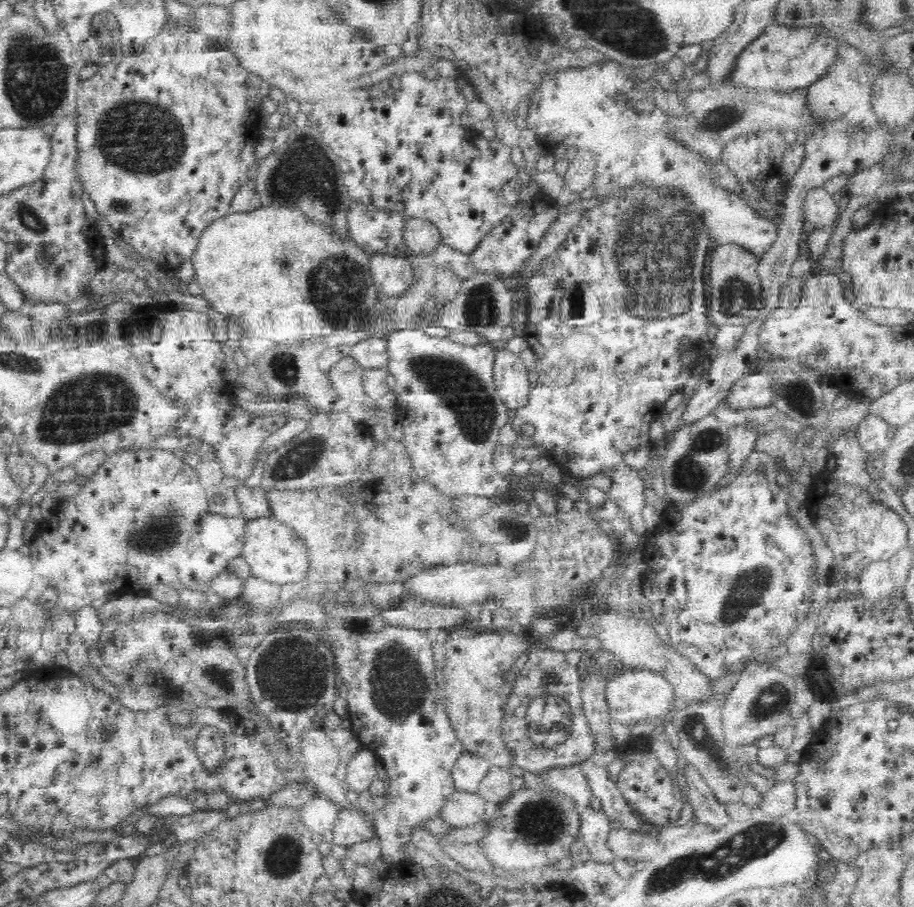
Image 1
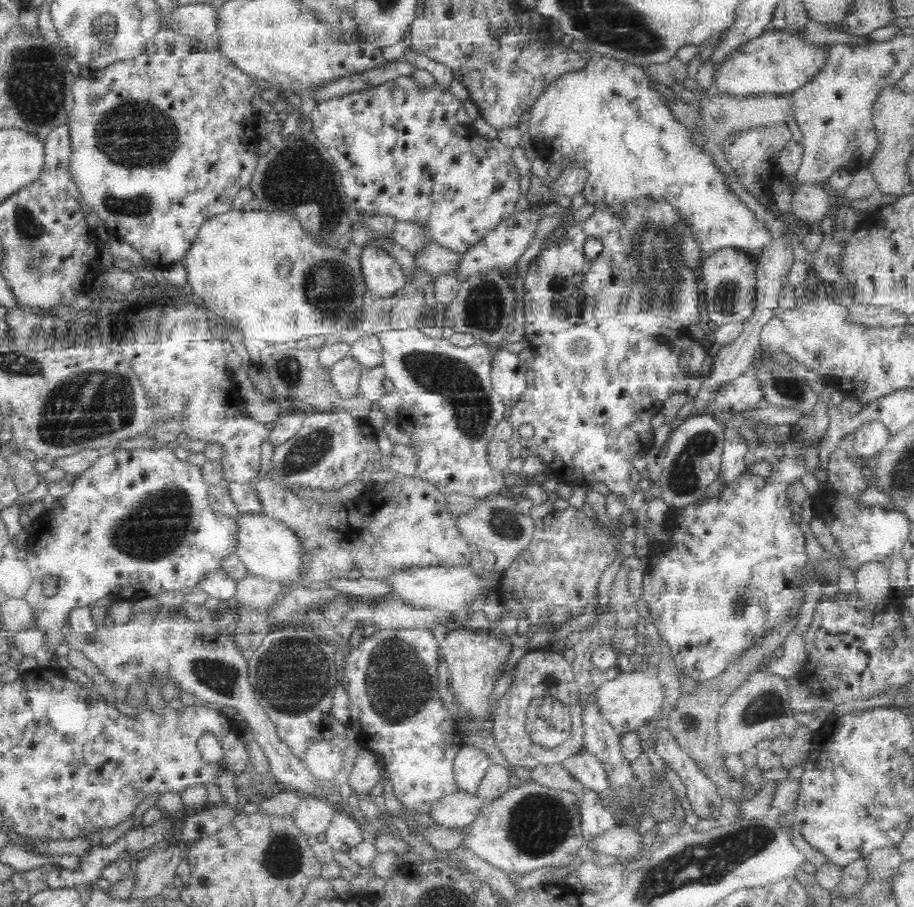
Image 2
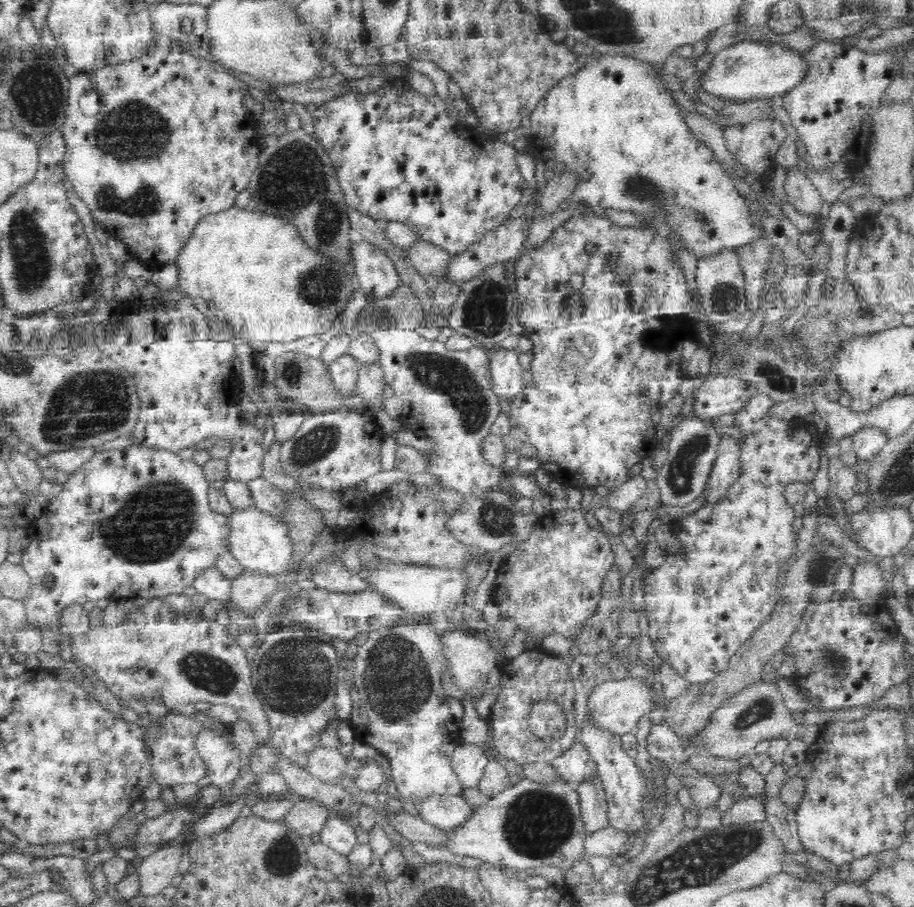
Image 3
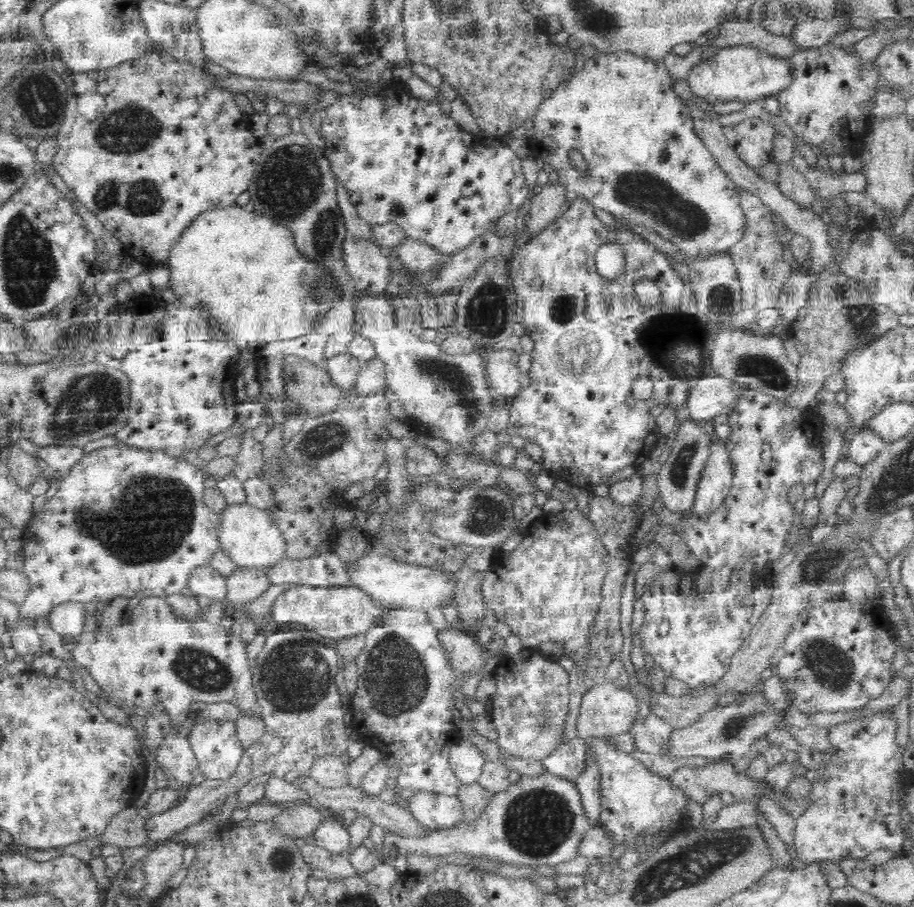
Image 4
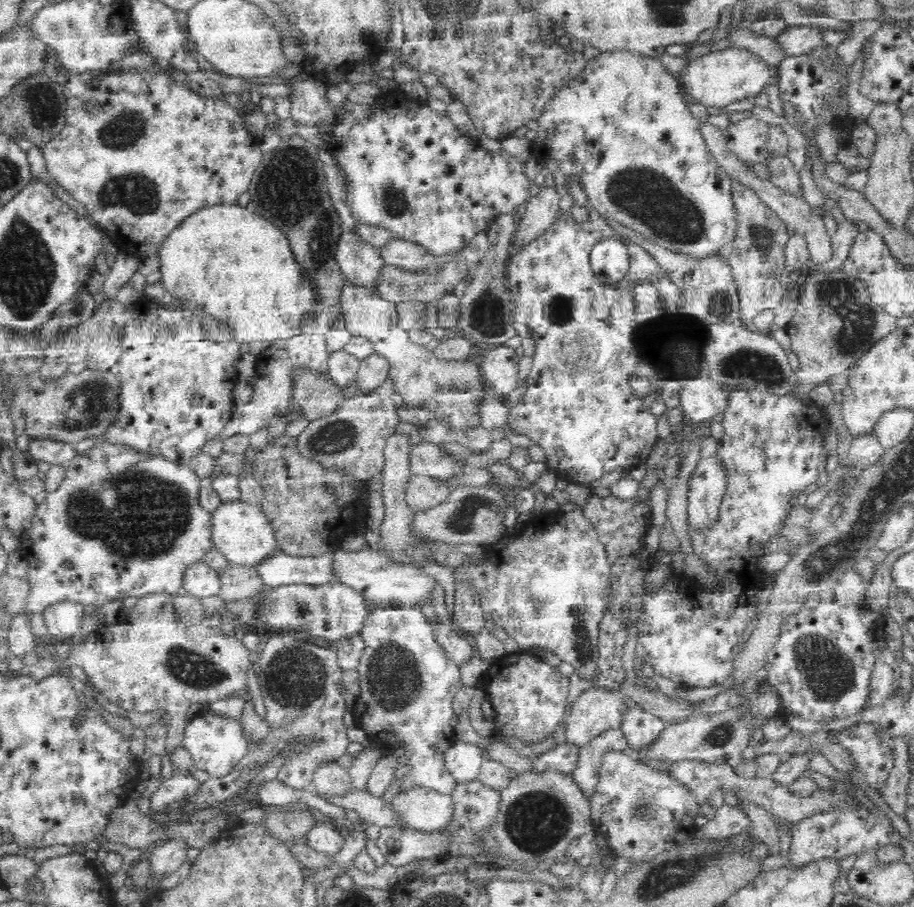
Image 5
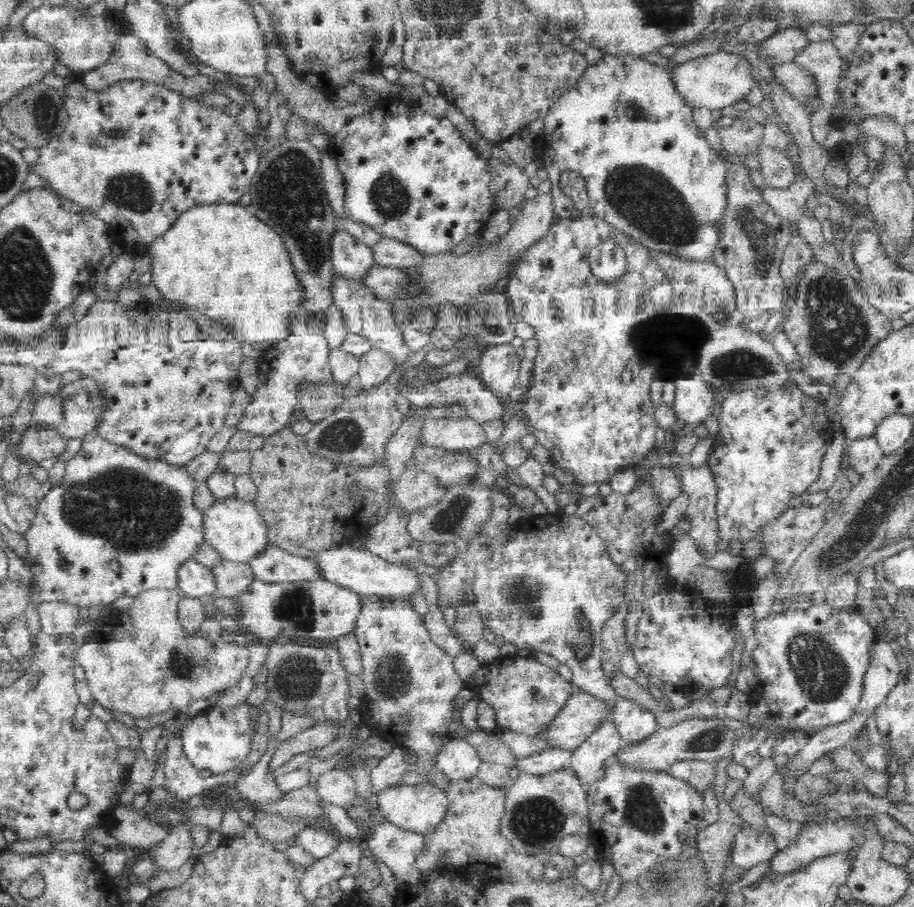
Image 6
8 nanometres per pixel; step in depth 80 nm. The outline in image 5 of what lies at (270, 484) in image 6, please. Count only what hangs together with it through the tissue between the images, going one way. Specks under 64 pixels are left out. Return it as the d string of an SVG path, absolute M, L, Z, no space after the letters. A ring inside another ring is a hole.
M283 433L258 451L251 476L264 487L265 500L260 508L271 521L281 551L286 555L315 557L334 552L352 528L365 529L368 482L325 470L317 462L301 458L295 448L295 438ZM411 474L405 496L412 510L426 511L440 507L451 496L450 492L451 488L444 480Z

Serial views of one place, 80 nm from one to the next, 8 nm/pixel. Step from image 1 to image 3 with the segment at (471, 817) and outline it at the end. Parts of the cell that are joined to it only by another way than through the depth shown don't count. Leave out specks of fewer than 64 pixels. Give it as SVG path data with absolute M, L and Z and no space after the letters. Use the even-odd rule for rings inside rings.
M464 795L430 796L413 810L430 824L446 831L468 822L474 814L472 804Z

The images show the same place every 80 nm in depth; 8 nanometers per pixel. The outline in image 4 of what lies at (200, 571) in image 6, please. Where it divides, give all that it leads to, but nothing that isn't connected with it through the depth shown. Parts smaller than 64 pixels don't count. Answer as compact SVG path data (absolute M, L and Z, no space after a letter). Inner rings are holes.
M210 565L199 567L188 582L188 591L195 596L208 596L212 600L224 600L227 594L227 578Z

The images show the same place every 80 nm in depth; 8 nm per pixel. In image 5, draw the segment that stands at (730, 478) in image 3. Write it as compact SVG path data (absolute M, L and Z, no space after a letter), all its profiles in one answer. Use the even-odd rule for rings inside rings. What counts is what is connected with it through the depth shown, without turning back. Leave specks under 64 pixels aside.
M718 453L698 462L690 480L688 522L692 530L712 528L728 490L726 467Z

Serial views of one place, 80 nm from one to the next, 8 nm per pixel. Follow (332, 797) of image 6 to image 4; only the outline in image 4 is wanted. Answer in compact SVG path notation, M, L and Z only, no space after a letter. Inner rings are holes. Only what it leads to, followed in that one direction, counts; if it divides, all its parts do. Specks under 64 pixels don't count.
M324 753L310 767L309 774L327 788L342 788L348 785L347 767L340 755Z

